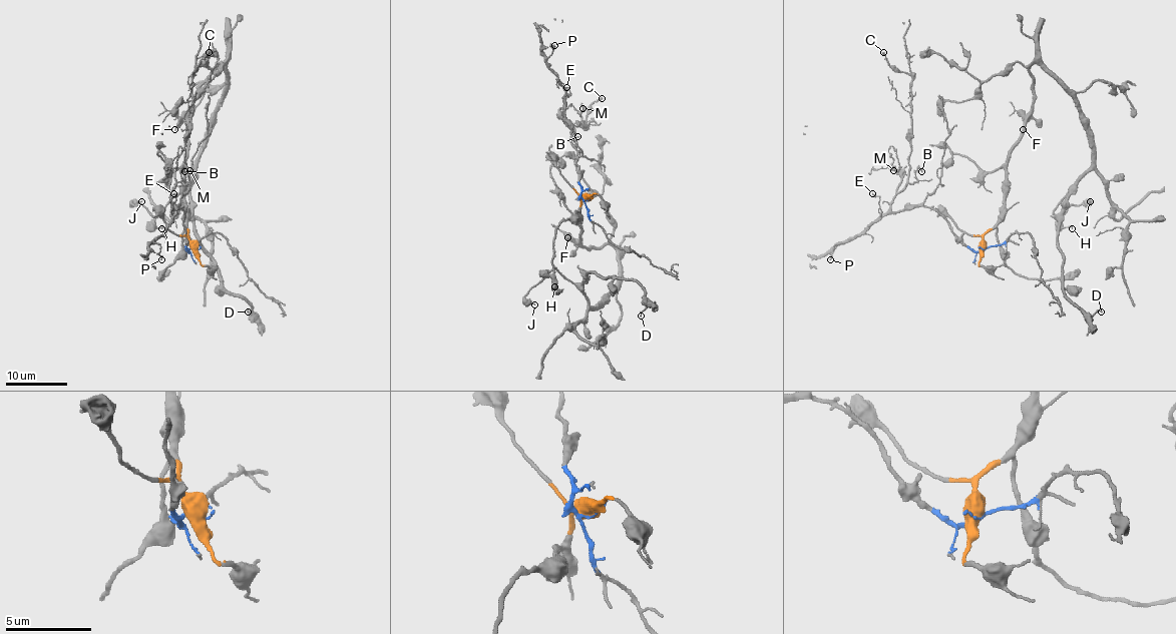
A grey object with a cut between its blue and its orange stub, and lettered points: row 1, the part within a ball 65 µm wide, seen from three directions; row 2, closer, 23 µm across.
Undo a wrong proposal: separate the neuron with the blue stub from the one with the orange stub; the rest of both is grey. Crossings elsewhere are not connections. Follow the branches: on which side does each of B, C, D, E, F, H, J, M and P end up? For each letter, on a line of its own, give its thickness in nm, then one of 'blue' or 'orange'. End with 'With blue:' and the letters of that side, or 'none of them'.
B: calibre 130 nm; blue
C: calibre 160 nm; blue
D: calibre 140 nm; orange
E: calibre 130 nm; blue
F: calibre 120 nm; orange
H: calibre 140 nm; orange
J: calibre 280 nm; orange
M: calibre 110 nm; blue
P: calibre 110 nm; blue
With blue: B, C, E, M, P

